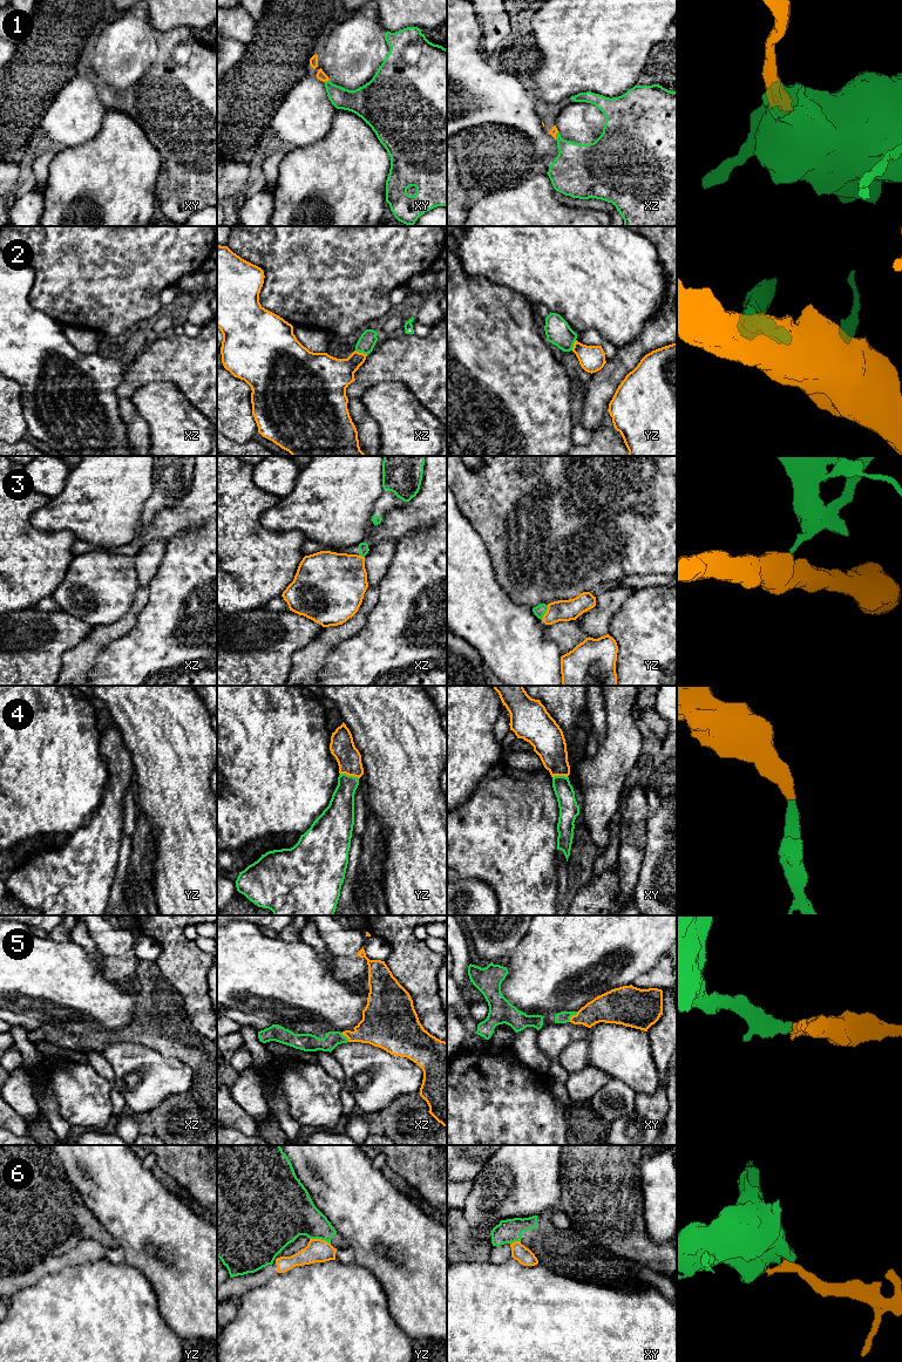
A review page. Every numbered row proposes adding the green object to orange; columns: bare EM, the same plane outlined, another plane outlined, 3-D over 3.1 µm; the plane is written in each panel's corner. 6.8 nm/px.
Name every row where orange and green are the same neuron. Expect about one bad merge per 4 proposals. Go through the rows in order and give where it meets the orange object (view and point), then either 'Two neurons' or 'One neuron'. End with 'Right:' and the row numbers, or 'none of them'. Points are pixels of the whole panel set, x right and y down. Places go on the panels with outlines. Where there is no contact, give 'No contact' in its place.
1: Touches orange at xy (326, 80). One neuron
2: Touches orange at xz (361, 353). One neuron
3: Touches orange at yz (546, 612). Two neurons
4: Touches orange at yz (350, 775). One neuron
5: Touches orange at xy (571, 1016). One neuron
6: Touches orange at yz (320, 1239). Two neurons
Right: 1, 2, 4, 5

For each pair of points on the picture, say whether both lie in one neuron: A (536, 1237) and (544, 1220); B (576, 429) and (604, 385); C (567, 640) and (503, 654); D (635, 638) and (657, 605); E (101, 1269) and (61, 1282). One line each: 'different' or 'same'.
A: same
B: different
C: different
D: same
E: same

